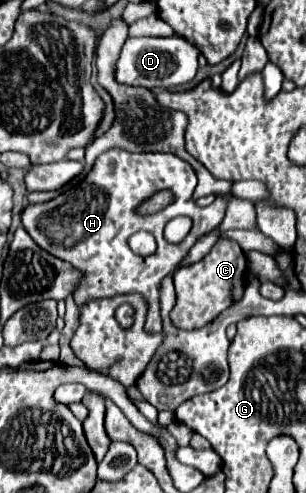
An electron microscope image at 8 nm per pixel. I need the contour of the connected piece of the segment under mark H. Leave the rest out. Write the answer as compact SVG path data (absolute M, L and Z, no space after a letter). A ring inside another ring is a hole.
M111 149L97 157L87 177L89 183L67 189L47 203L29 203L21 213L21 223L41 249L71 263L85 275L81 287L73 295L77 305L83 305L89 299L141 293L149 303L145 331L159 333L163 329L163 319L159 315L159 289L163 277L173 275L195 241L223 221L227 199L217 197L209 207L199 207L193 201L193 189L197 185L193 167L167 153L129 153L123 149ZM163 189L169 189L175 201L167 205L167 209L159 211L159 217L141 217L137 207ZM179 215L193 219L193 227L181 243L169 243L163 237L163 229L167 221ZM141 229L151 231L157 239L157 251L149 257L135 257L127 245L127 239Z

